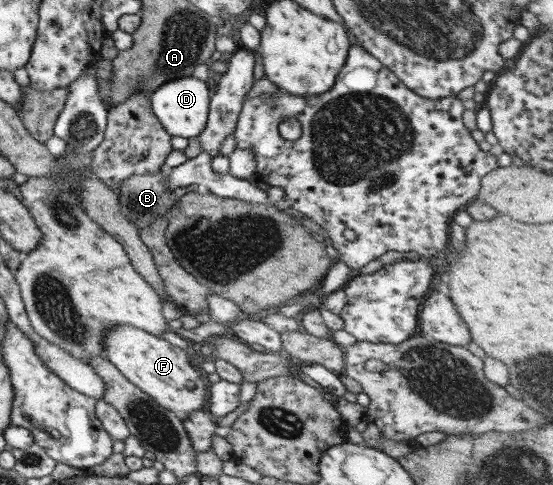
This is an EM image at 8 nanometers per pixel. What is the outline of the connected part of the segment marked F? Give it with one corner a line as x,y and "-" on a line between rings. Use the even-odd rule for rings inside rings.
116,326
103,337
103,346
108,361
119,369
128,381
139,387
144,394
168,411
184,419
193,411
202,409
209,399
206,374
196,366
194,358
178,346
170,344
160,336
134,326

